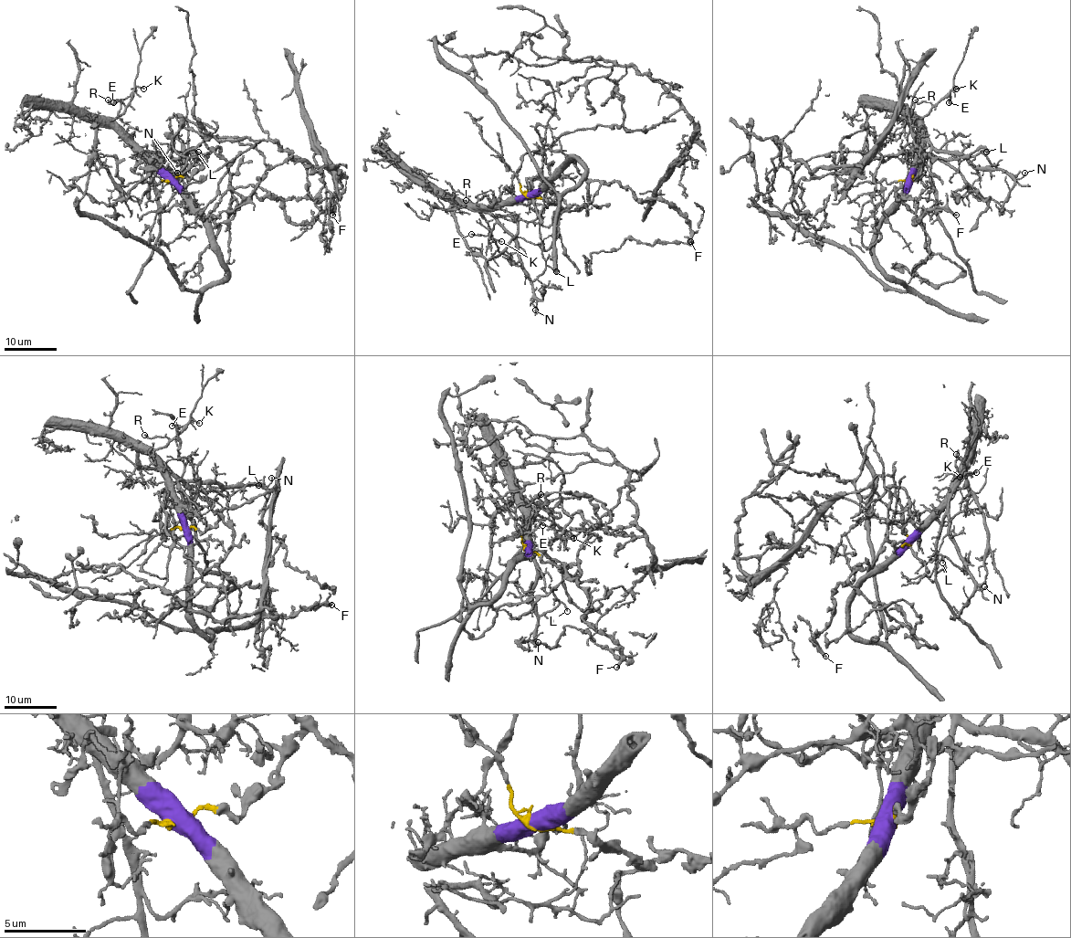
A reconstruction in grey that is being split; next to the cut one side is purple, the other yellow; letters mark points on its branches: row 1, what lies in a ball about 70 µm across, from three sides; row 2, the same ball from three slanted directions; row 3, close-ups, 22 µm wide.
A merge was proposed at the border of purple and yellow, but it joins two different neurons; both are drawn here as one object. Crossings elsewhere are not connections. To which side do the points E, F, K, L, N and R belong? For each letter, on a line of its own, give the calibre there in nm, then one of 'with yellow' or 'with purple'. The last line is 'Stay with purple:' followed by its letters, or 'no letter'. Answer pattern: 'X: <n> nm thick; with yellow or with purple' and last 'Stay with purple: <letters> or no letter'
E: 140 nm thick; with purple
F: 300 nm thick; with yellow
K: 140 nm thick; with purple
L: 120 nm thick; with purple
N: 110 nm thick; with purple
R: 150 nm thick; with purple
Stay with purple: E, K, L, N, R

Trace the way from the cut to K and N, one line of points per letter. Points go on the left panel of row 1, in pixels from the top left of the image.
K: (170, 182), (115, 121), (131, 100), (131, 94), (137, 88), (144, 89)
N: (170, 182), (133, 143), (141, 150), (153, 152), (163, 165), (173, 170), (178, 179), (176, 173)

